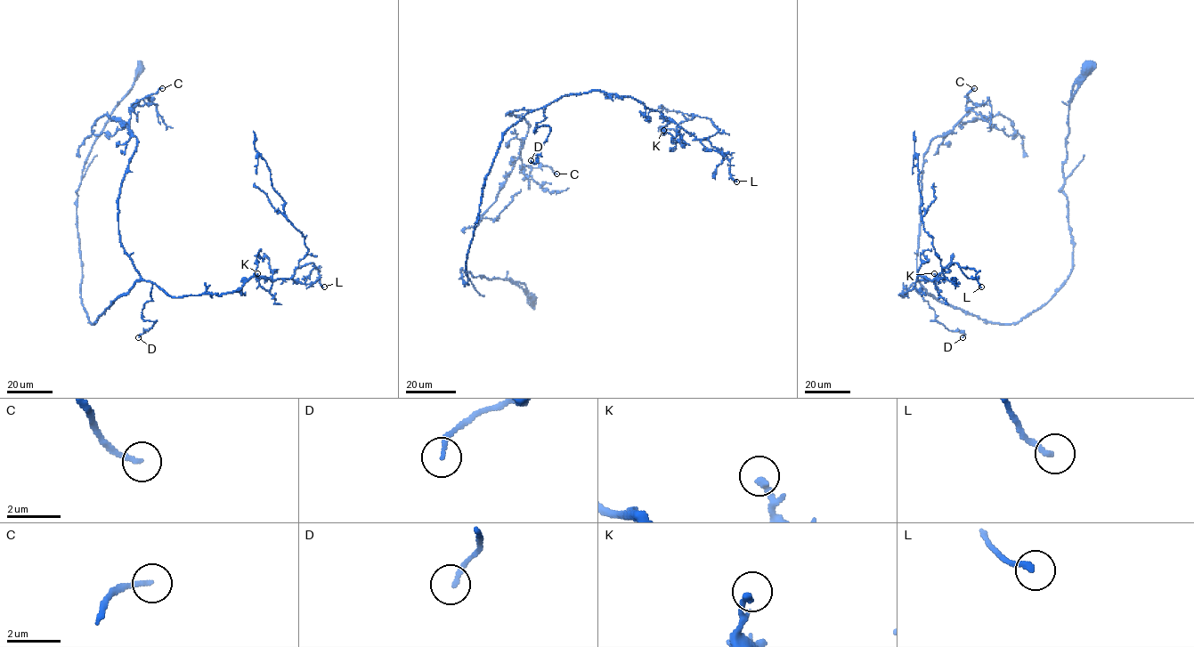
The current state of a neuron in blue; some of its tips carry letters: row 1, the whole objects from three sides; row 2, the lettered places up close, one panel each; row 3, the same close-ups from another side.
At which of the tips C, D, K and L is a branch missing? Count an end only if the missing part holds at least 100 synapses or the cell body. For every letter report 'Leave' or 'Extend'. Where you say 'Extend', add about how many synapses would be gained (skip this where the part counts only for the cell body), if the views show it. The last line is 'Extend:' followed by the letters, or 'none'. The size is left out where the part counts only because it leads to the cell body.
C: Leave
D: Leave
K: Leave
L: Leave
Extend: none

